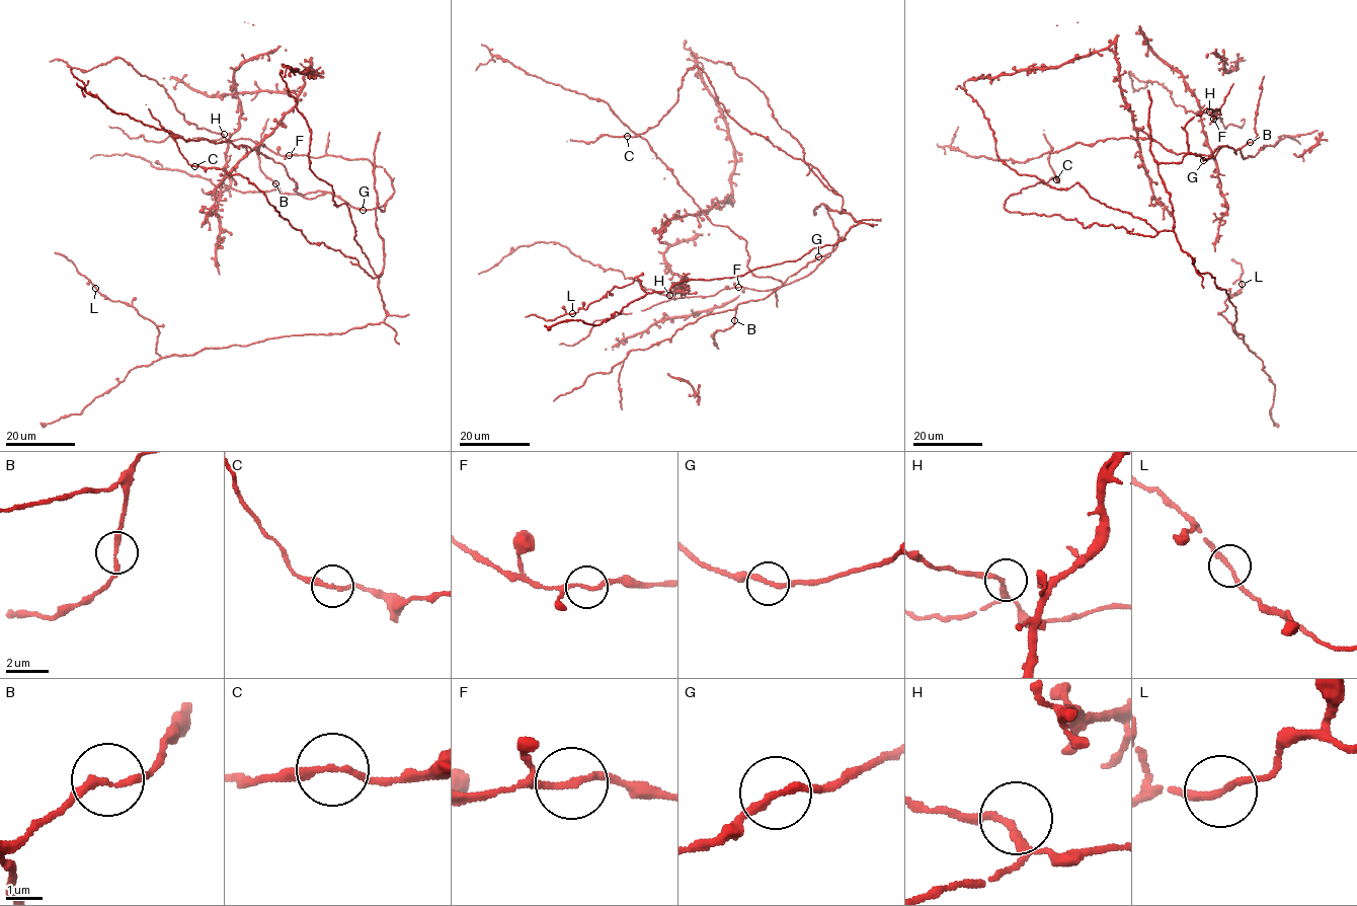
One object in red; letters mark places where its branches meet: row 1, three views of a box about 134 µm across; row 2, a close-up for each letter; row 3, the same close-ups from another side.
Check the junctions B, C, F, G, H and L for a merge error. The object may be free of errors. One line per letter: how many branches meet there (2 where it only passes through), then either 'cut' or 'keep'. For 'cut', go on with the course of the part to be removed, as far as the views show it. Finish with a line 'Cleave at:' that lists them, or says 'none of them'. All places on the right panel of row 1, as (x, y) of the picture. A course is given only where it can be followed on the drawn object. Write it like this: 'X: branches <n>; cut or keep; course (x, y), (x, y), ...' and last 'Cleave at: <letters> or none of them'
B: branches 2; keep
C: branches 2; keep
F: branches 2; keep
G: branches 2; keep
H: branches 2; keep
L: branches 2; keep
Cleave at: none of them

